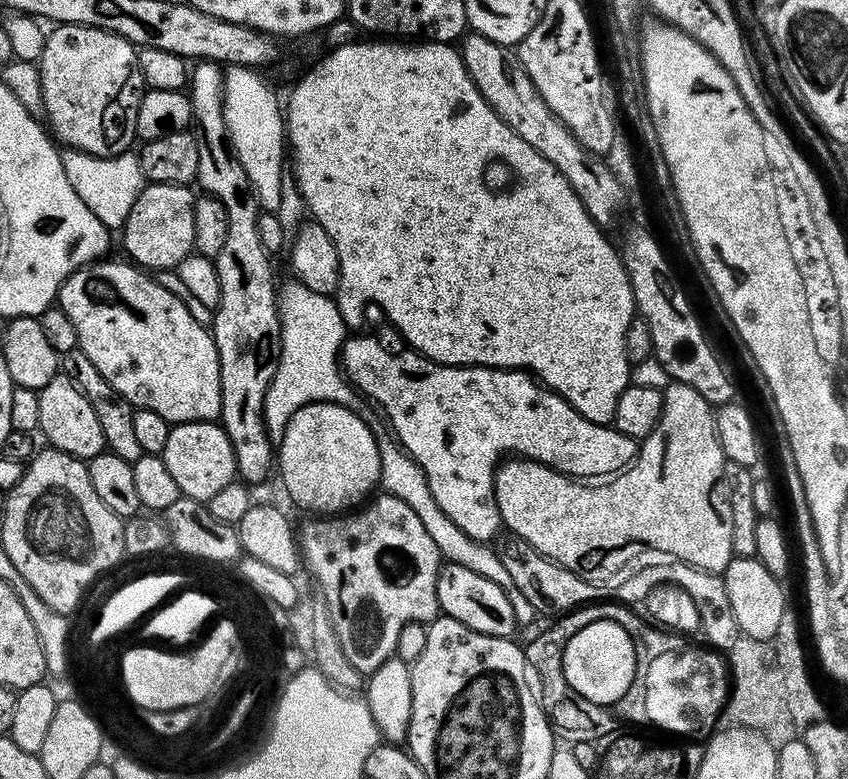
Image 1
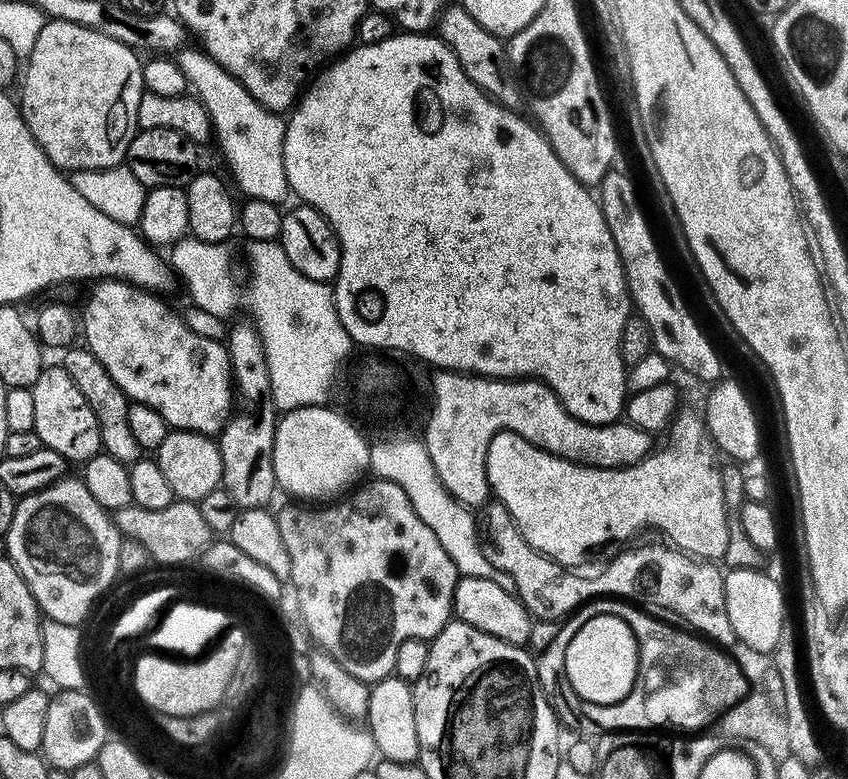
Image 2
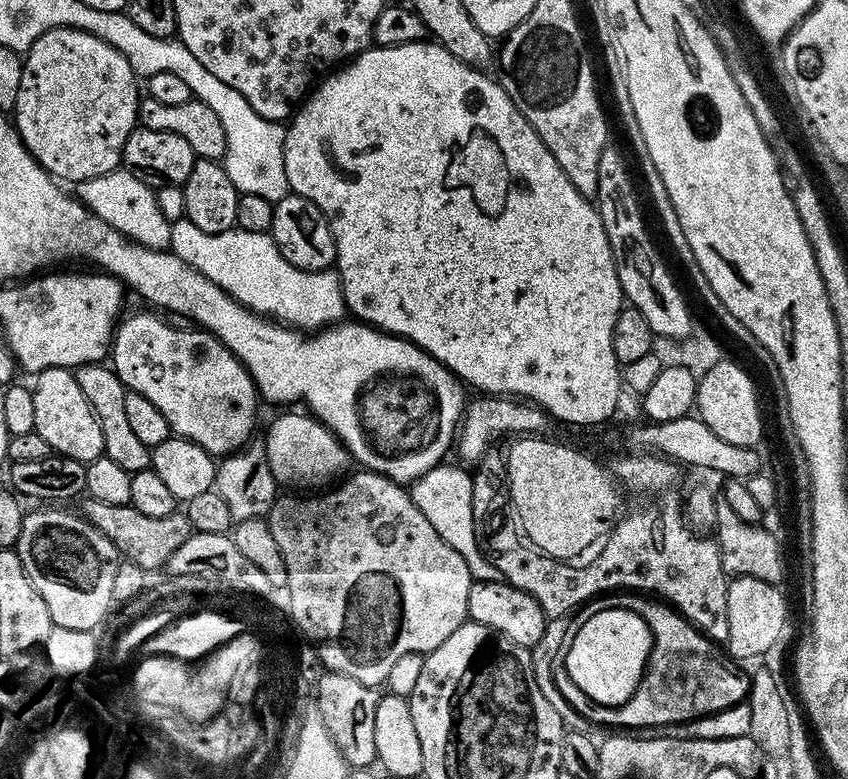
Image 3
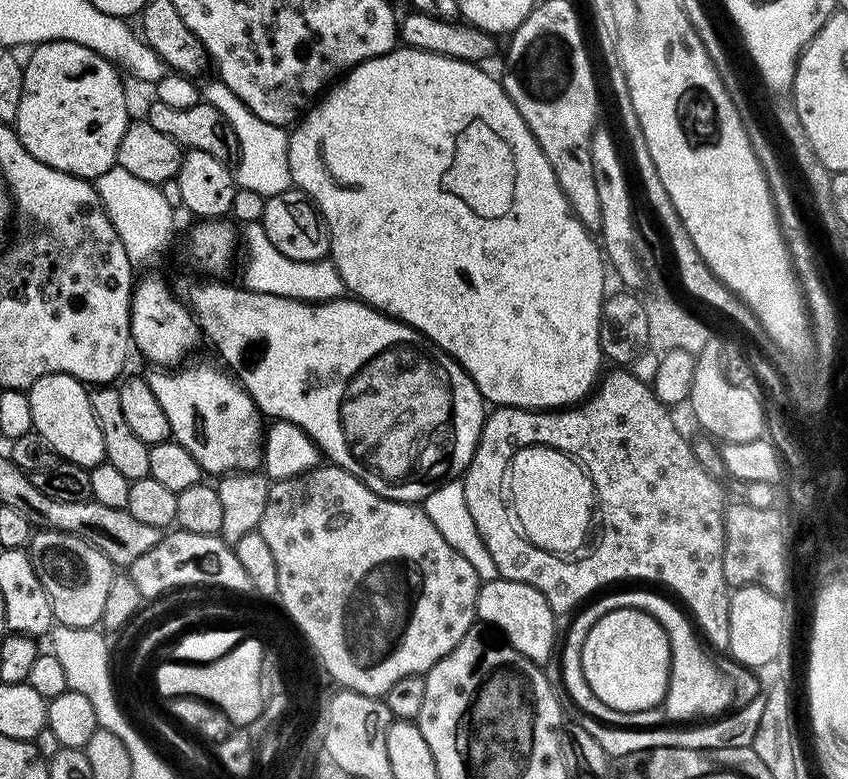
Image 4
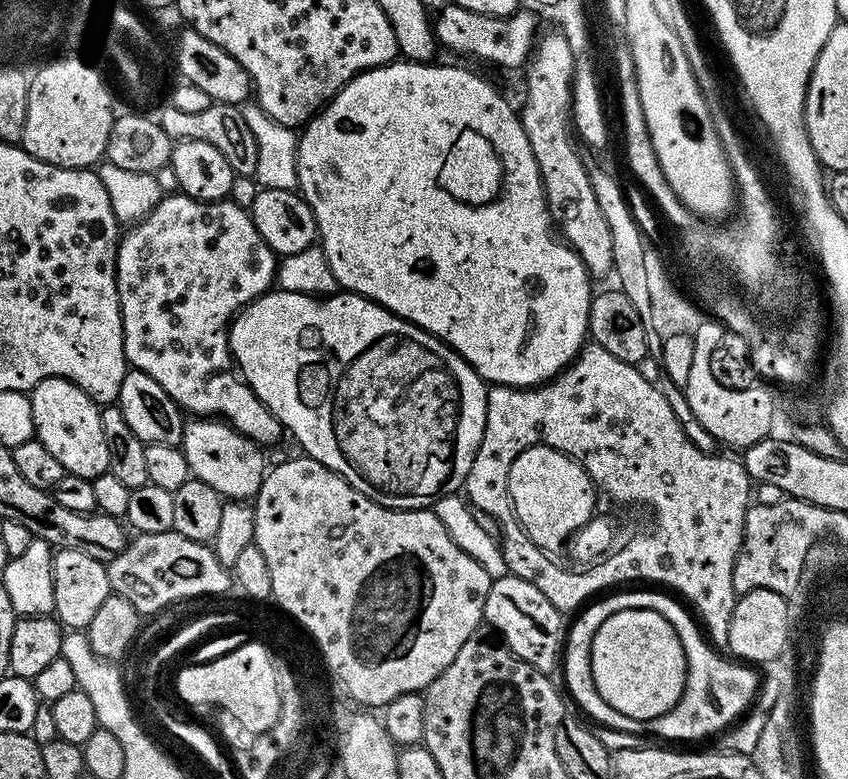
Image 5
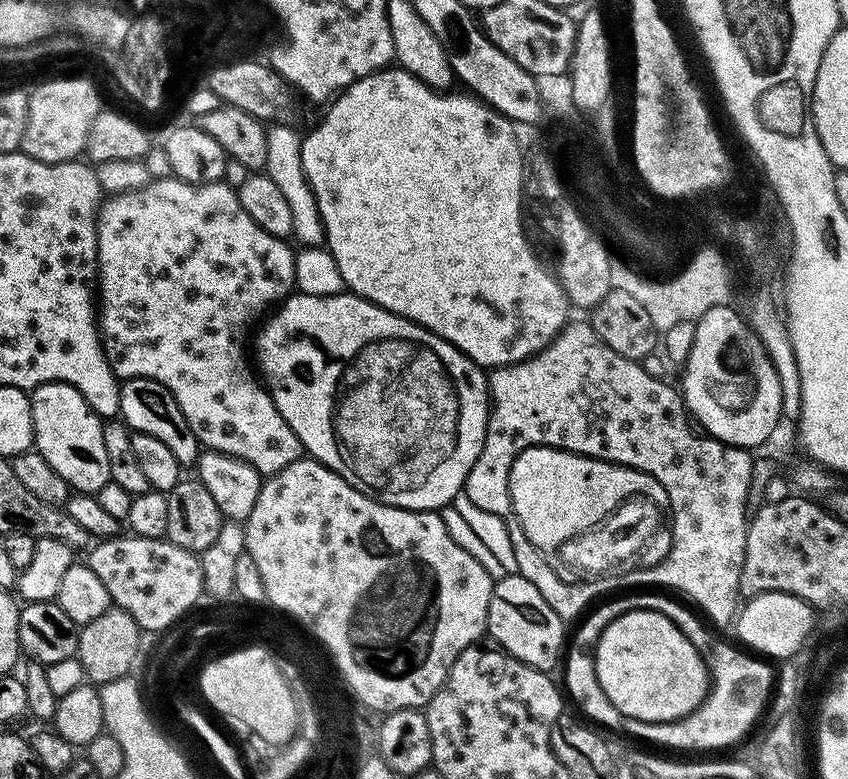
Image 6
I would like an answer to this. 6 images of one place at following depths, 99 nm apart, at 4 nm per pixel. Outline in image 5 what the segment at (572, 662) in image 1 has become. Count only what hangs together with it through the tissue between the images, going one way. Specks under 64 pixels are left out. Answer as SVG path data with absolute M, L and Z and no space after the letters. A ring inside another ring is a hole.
M624 609L606 618L594 634L592 677L598 694L634 722L671 712L682 698L687 673L688 663L674 626L654 610Z

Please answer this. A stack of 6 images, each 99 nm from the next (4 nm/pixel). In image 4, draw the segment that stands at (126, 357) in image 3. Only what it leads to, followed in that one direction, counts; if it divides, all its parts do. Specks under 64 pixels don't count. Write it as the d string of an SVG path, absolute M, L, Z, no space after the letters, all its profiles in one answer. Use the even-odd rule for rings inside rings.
M196 364L193 368L189 366L177 366L171 370L152 370L146 376L150 390L154 390L154 398L158 398L158 406L162 406L166 418L170 418L171 439L177 440L186 450L190 450L190 455L194 457L194 462L198 462L201 473L212 475L212 478L221 476L231 476L233 472L254 472L264 463L264 434L266 431L266 420L256 403L250 398L250 394L243 388L240 381L235 376L229 374L223 367L215 368L212 364Z

